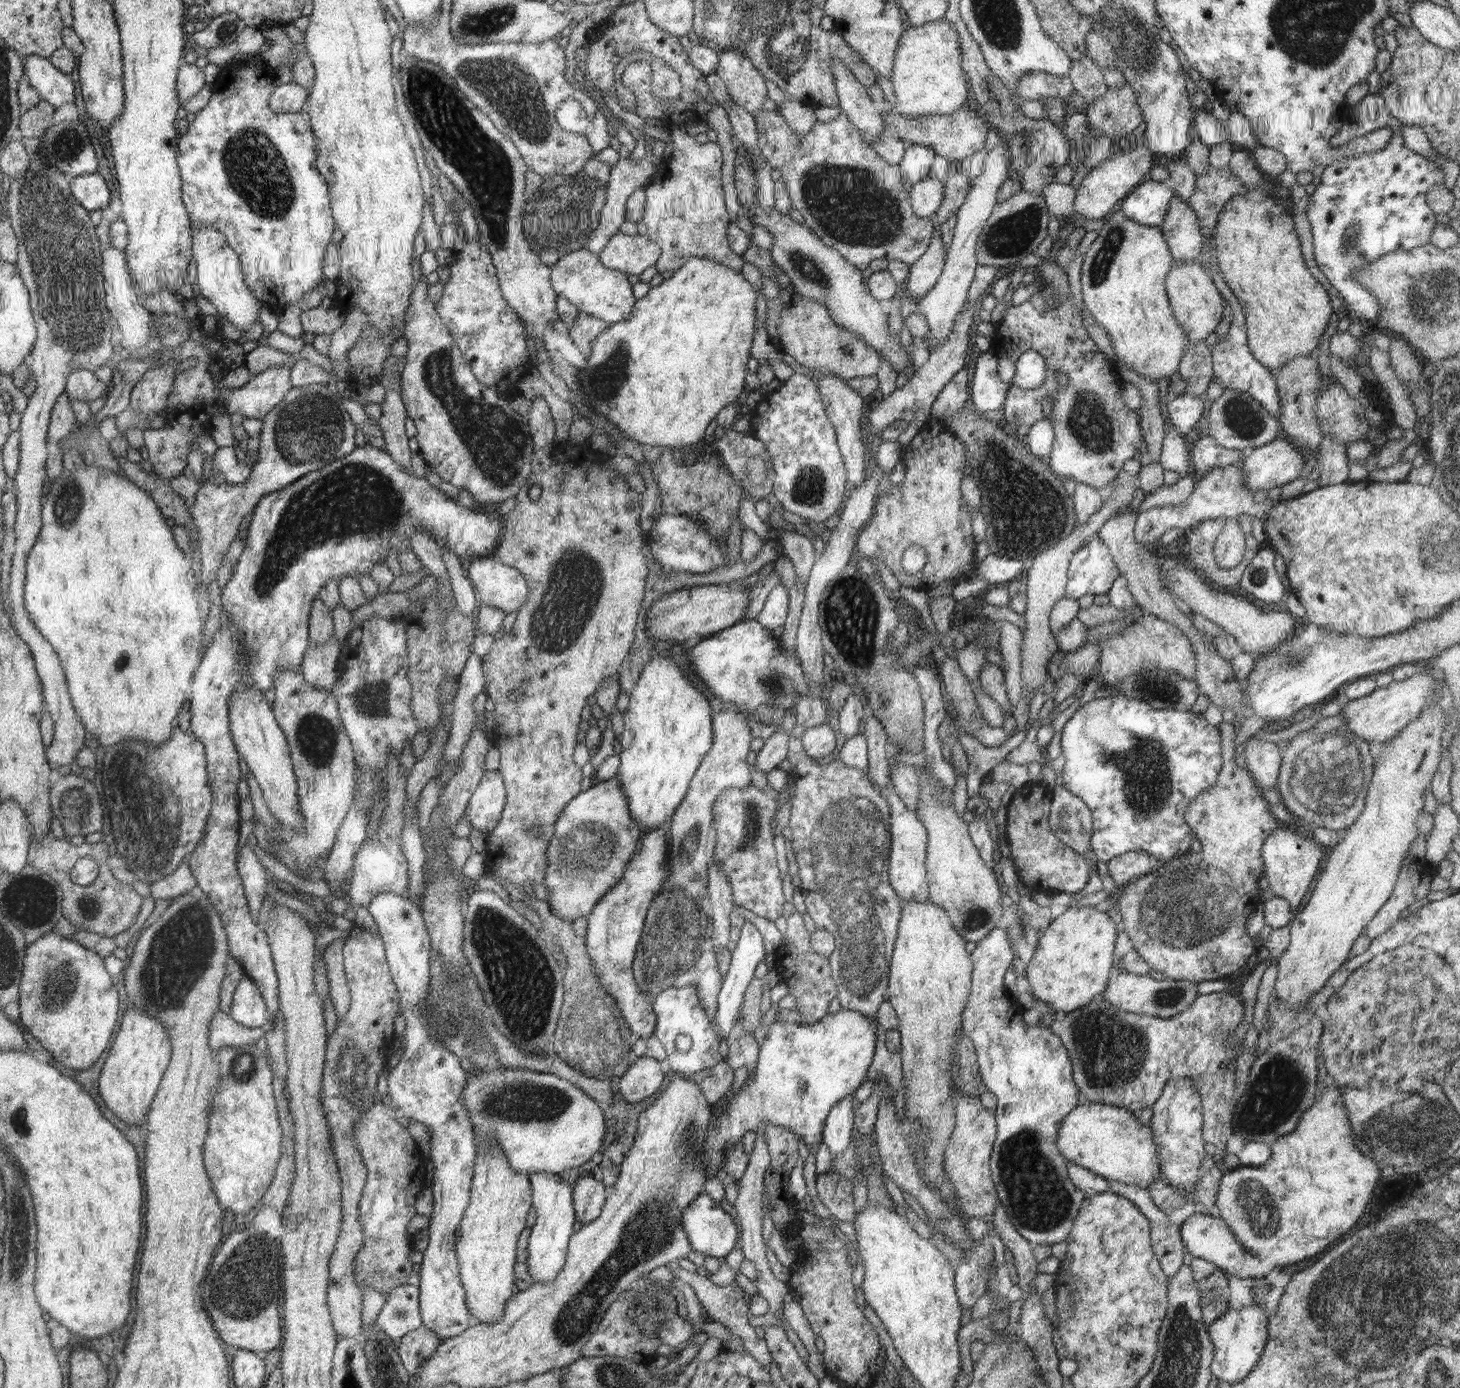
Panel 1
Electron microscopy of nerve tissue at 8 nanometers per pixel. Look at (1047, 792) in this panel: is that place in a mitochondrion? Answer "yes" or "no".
no

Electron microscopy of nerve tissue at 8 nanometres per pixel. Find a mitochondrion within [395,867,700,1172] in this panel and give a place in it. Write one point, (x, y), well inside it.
(521, 981)

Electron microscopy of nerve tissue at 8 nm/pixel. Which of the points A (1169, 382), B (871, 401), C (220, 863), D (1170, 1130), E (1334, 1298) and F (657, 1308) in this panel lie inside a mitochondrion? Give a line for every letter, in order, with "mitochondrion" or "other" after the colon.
A: other
B: other
C: other
D: other
E: mitochondrion
F: mitochondrion

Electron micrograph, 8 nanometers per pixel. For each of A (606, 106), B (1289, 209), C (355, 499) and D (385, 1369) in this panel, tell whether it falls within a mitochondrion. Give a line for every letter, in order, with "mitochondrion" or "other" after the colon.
A: other
B: other
C: mitochondrion
D: mitochondrion

